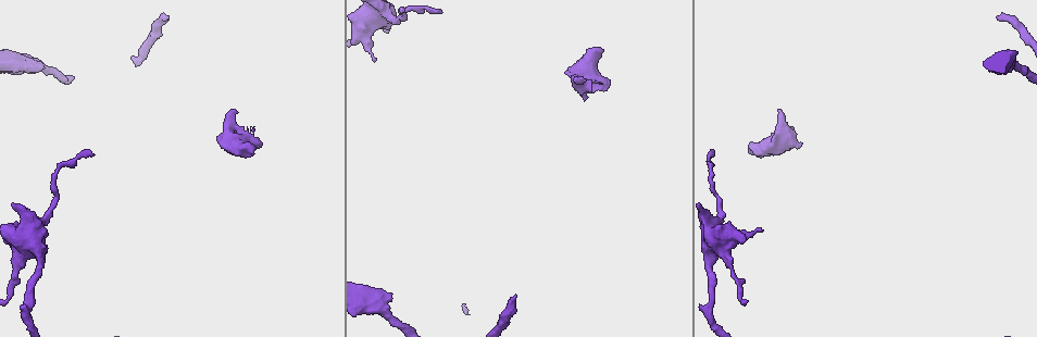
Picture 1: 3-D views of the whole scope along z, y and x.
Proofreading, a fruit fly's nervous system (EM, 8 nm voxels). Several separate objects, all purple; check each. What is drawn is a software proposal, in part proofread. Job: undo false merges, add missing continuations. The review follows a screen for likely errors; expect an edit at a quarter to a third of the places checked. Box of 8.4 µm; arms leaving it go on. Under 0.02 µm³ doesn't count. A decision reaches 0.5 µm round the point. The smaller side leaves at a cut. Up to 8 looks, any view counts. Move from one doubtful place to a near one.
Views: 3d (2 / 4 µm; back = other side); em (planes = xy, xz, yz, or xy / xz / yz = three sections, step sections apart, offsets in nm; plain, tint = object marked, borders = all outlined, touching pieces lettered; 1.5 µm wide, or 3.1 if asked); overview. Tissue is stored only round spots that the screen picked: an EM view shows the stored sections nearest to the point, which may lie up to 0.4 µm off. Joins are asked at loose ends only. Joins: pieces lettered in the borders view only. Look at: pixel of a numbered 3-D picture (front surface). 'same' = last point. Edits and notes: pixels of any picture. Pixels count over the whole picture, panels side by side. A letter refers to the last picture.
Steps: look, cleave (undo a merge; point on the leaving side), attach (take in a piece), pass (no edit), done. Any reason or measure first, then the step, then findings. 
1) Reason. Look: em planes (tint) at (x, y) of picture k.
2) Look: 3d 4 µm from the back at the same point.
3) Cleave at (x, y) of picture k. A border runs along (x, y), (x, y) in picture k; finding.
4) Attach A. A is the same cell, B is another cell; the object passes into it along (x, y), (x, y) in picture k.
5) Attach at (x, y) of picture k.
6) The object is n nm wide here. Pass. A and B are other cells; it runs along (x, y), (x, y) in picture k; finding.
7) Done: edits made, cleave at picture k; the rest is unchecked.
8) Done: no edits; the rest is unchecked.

Calibre changes. Look: em 3.1 µm xz step 16 (tint) at (379, 307) of picture 1.

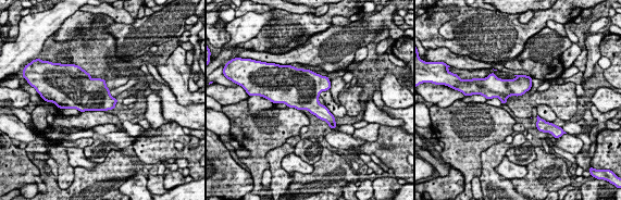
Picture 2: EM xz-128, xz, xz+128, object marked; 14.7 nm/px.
Cut it another way. Look: em 3.1 µm planes (borders) at the same point.

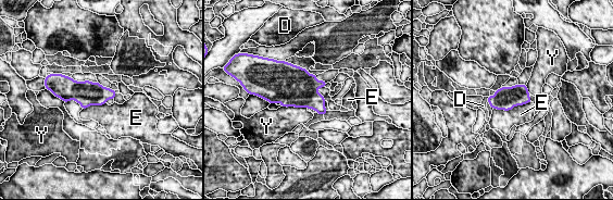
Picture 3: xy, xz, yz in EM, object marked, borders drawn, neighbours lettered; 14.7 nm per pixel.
Pass. D, E and Y are other cells; a border runs along (530, 101), (509, 110), (493, 109) in picture 3; all the same neuron.

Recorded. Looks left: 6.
Branch stops here. Look: 3d 2 µm at (582, 76) of picture 1.

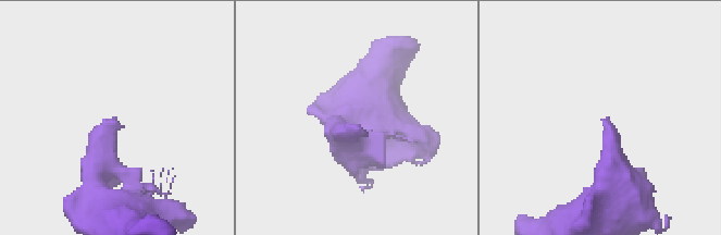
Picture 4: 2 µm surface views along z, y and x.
Now the EM. Look: em planes (borders) at (352, 126) of picture 4.

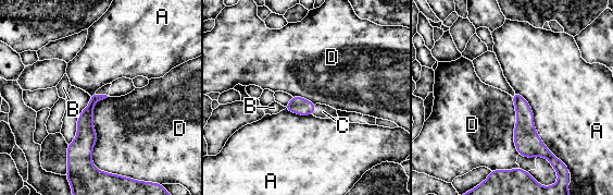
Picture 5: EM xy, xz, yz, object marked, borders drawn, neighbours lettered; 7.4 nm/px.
Attach C. C is the same cell, A, B and D are other cells; it goes on there.

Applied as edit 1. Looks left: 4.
See it whole again. Look: overview.

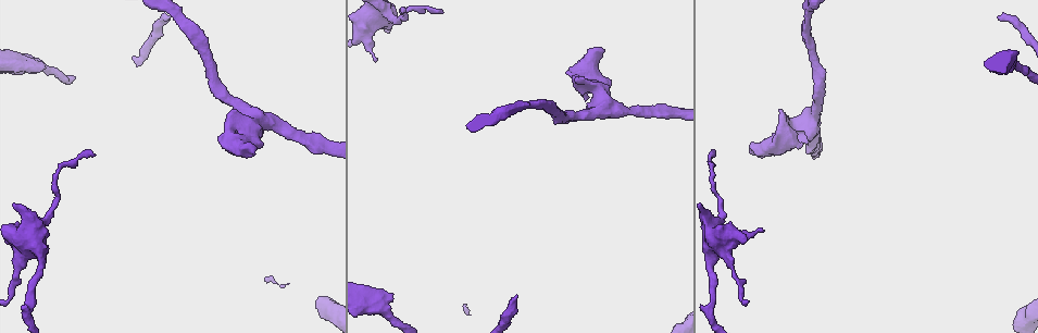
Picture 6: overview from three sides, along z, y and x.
A fork. Look: 3d 4 µm at (41, 250) of picture 6.

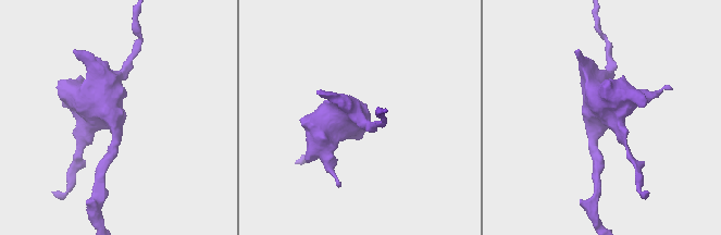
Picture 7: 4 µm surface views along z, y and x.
Look: em planes (borders) at (598, 117) of picture 7.

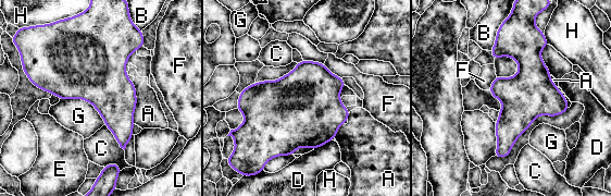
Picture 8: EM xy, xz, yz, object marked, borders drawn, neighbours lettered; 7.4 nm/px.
Pass. A, B, C, D, E, F, G and H are other cells; a border runs along (60, 98), (85, 99), (106, 124) in picture 8; continuous, no second neuron.

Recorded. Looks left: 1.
Done: edits made, attach at picture 5; the rest is unchecked.

